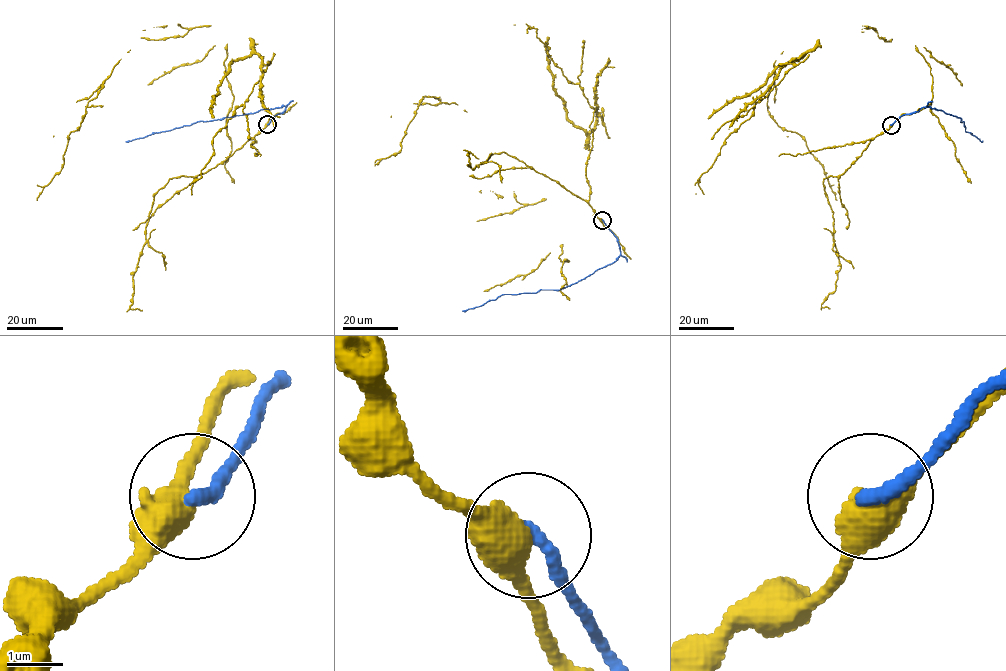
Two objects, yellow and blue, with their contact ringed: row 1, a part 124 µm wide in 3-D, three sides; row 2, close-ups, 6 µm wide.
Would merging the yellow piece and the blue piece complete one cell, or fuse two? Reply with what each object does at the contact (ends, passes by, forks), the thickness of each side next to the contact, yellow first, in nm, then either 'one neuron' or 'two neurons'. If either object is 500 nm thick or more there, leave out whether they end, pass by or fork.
yellow passes by; blue ends there; 460 nm thick on the yellow side, 280 nm on the other; two neurons

